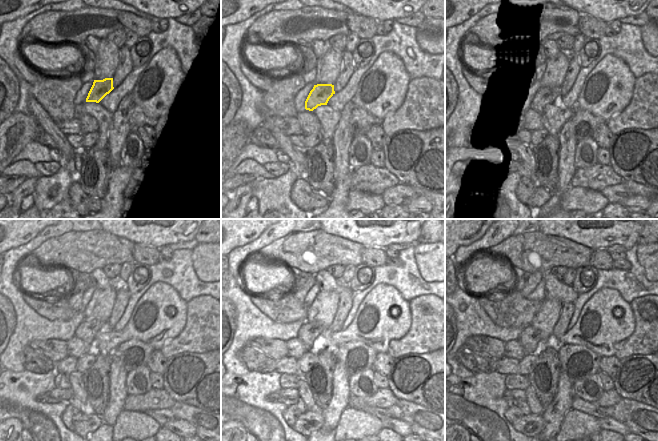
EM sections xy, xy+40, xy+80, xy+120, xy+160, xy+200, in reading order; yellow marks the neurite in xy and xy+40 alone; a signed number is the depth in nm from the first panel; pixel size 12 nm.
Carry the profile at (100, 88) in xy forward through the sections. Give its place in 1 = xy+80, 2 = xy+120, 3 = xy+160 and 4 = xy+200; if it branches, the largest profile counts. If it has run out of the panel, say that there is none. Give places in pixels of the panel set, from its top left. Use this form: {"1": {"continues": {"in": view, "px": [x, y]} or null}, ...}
{"1": {"continues": {"in": "xy+80", "px": [540, 98]}}, "2": {"continues": {"in": "xy+120", "px": [89, 328]}}, "3": {"continues": {"in": "xy+160", "px": [309, 331]}}, "4": {"continues": {"in": "xy+200", "px": [529, 338]}}}

